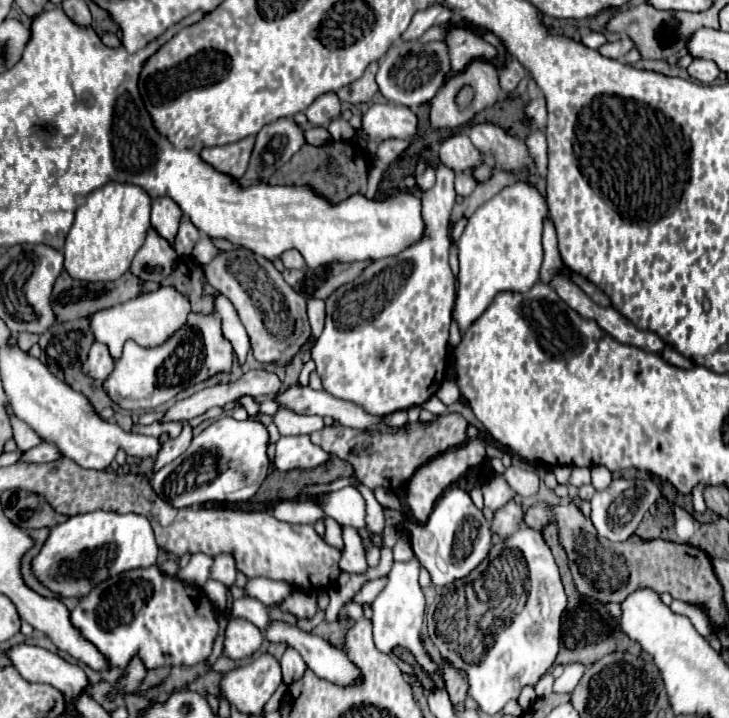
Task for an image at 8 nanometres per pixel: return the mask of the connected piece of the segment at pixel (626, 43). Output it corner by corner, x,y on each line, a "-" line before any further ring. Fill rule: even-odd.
622,37
614,43
604,43
598,47
598,51
604,55
604,57
610,57
610,59
622,59
628,51
632,49
632,41
628,37

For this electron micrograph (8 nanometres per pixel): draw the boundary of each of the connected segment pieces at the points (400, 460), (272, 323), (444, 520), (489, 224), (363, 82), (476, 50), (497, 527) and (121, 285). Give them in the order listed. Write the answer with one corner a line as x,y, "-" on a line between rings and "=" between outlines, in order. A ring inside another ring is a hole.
460,413
438,415
430,427
418,427
418,421
406,423
410,431
402,431
402,435
378,435
378,431
354,431
346,427
336,427
326,433
324,447
328,453
334,453
342,461
348,461
354,467
354,477
366,487
390,487
398,489
408,481
418,467
438,457
440,453
458,447
466,441
468,421
=
248,249
224,251
212,263
204,265
204,275
218,293
232,301
250,337
254,359
258,363
288,367
294,355
308,343
310,325
306,315
306,299
282,279
272,261
258,257
=
450,487
440,495
428,523
420,525
409,521
409,517
405,516
404,527
410,532
410,543
418,561
428,569
434,585
448,585
454,579
466,577
488,555
492,547
488,521
484,519
482,511
472,503
468,491
460,487
=
514,183
486,201
468,219
458,241
458,293
452,319
464,333
500,291
528,291
538,281
542,265
542,223
548,215
544,197
528,183
=
370,63
370,67
366,67
364,75
360,79
356,79
354,83
342,87
336,95
340,97
340,101
348,101
352,105
358,103
366,103
372,99
372,95
378,91
378,85
374,83
374,75
378,71
378,63
=
446,27
446,39
444,43
448,45
450,51
450,63
454,67
454,71
464,71
464,67
472,61
472,59
486,59
492,61
498,51
486,43
482,37
474,35
472,31
464,29
464,27
=
508,501
504,507
494,511
490,529
492,529
492,533
496,533
500,537
508,537
518,529
518,525
522,523
522,517
524,517
522,507
516,501
=
62,271
62,275
58,275
58,279
54,283
54,291
52,291
50,301
52,301
52,307
54,307
56,323
64,323
64,321
82,319
82,317
94,315
94,311
102,311
106,307
114,307
118,303
130,301
138,293
140,293
140,279
134,277
130,271
124,273
120,279
116,279
112,283
86,283
86,281
76,281
68,273

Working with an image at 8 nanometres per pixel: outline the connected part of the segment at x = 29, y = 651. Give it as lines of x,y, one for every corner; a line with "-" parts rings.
26,643
12,645
6,649
6,657
26,681
54,685
66,699
74,699
88,685
86,673
78,665
72,665
42,647

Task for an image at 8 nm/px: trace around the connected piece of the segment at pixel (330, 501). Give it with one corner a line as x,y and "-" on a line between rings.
344,487
340,491
324,493
318,503
324,507
326,515
336,519
340,525
350,525
356,529
364,529
364,499
354,487

